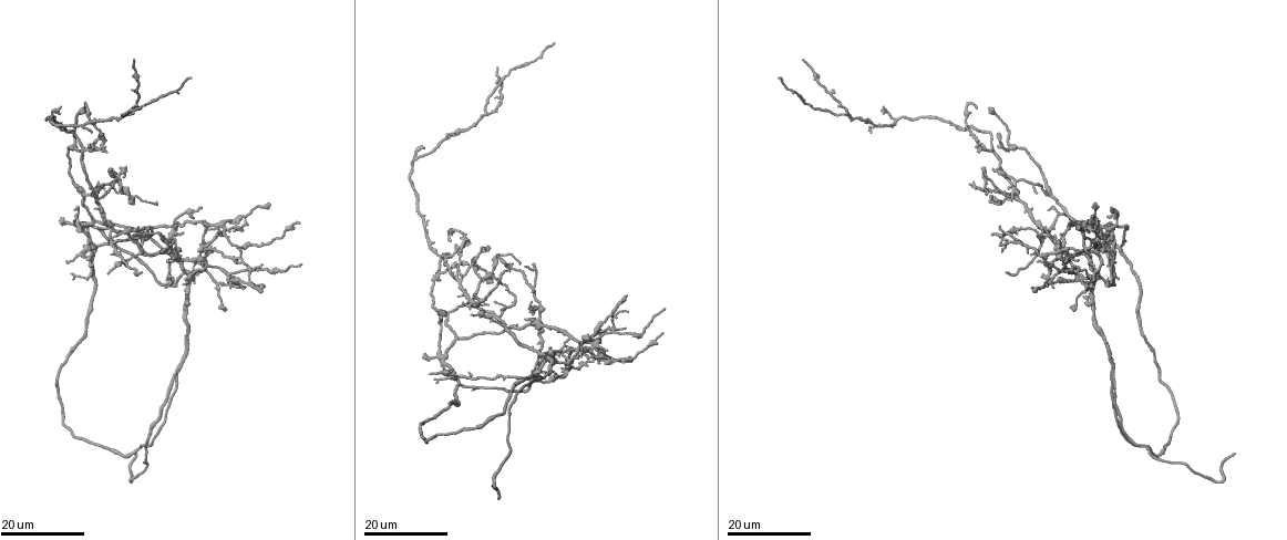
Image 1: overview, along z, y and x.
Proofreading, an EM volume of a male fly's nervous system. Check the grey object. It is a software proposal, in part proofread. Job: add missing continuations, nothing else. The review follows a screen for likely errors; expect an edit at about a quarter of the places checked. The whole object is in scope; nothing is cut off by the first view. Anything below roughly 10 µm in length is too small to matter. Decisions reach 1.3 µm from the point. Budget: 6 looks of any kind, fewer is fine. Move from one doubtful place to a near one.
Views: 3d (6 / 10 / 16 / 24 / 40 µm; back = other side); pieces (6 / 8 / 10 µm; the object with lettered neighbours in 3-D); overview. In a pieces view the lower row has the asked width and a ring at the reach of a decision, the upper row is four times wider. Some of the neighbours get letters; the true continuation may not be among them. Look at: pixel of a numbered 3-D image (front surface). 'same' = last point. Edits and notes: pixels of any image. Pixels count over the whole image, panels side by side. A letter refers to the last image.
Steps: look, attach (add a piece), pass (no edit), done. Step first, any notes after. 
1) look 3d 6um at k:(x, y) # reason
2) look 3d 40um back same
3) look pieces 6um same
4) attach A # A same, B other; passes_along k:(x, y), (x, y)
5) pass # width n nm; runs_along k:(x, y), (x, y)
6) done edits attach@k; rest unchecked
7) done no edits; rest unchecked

look 3d 24um at 1:(1075, 310) # free end

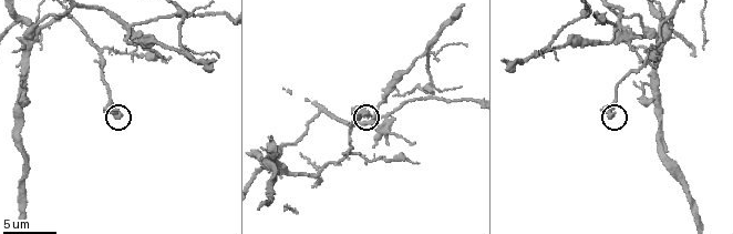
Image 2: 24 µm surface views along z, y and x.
look 3d 10um at 2:(368, 112)

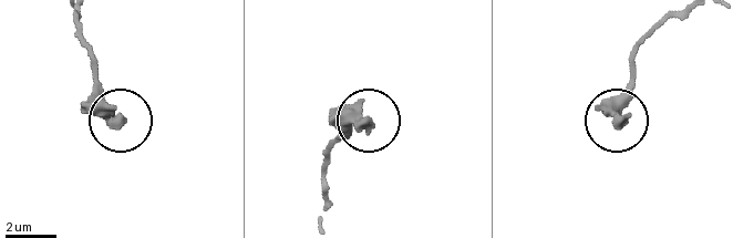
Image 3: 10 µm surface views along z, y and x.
look pieces 10um at 3:(367, 122)

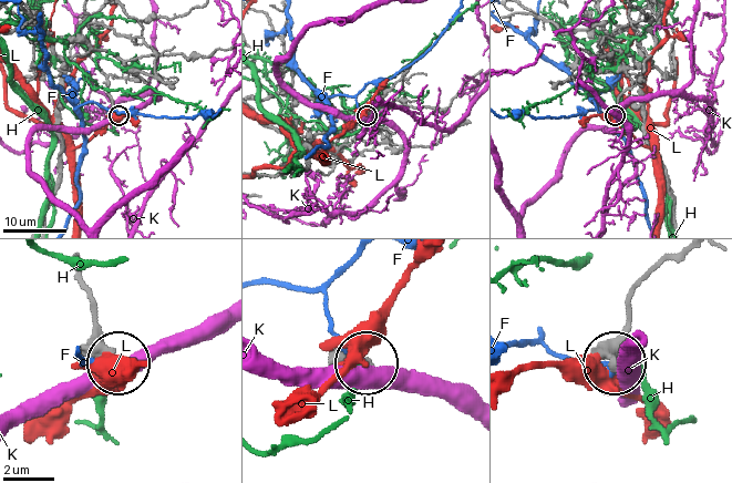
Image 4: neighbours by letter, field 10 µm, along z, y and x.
pass # F other, H other, K other, L other; no lettered piece goes on from it

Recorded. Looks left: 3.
look 3d 16um at 1:(532, 266) # an open end

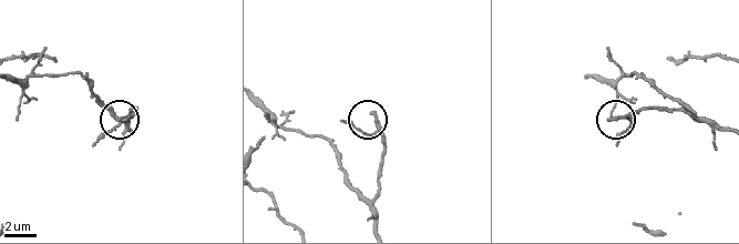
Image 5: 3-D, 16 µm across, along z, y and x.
look pieces 10um at 5:(372, 115) # see the neighbours

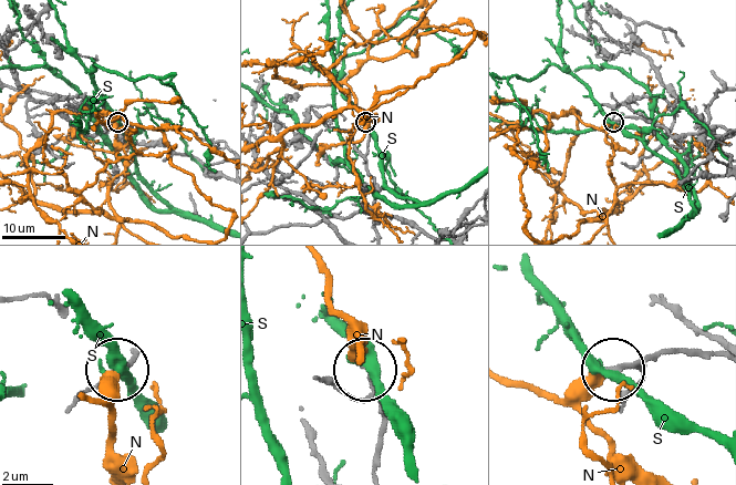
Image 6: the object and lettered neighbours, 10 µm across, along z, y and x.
pass # N other, S other; runs_along 6:(717, 357), (661, 350), (612, 368); none of them fits

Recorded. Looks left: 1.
done no edits; rest unchecked

